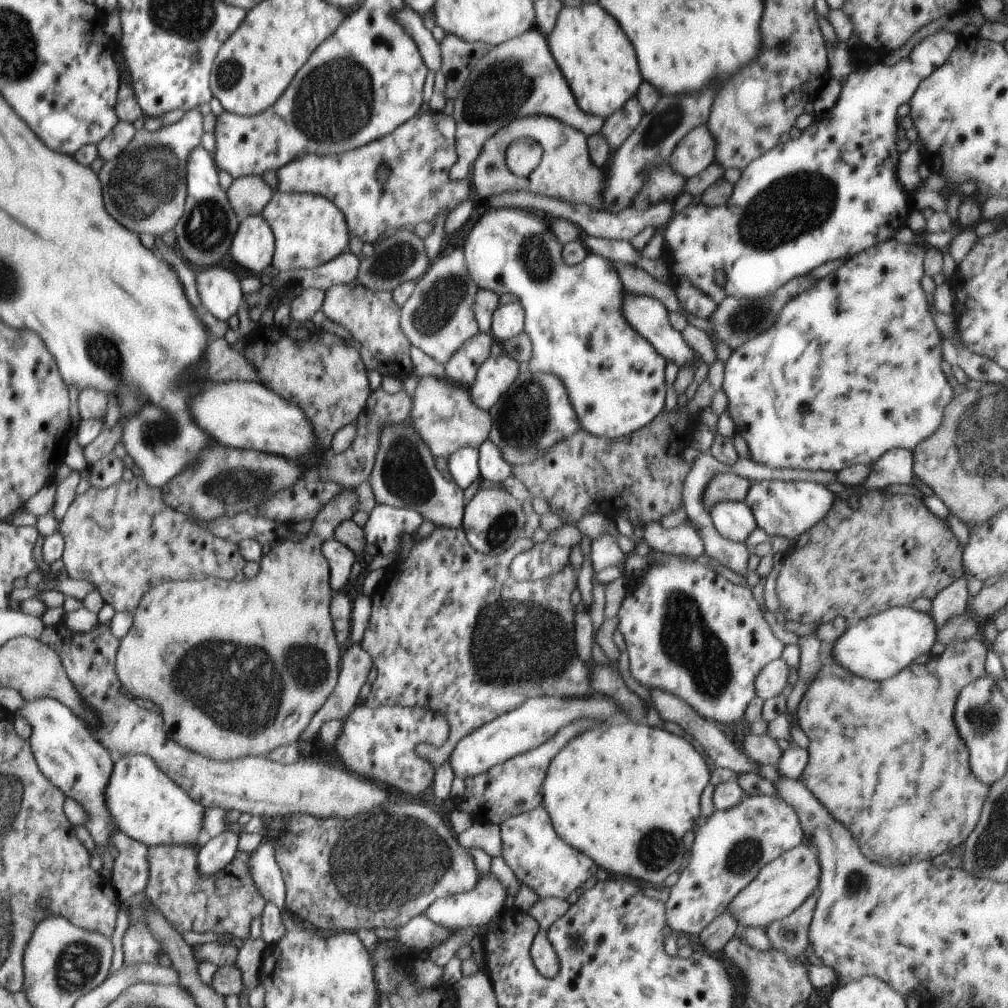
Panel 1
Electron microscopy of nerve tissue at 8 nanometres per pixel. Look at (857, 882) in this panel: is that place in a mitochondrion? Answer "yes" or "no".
yes

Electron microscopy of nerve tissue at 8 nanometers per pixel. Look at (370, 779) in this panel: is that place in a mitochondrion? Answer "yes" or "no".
no

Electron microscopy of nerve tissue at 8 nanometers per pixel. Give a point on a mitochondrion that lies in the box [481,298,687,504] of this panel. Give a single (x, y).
(522, 418)

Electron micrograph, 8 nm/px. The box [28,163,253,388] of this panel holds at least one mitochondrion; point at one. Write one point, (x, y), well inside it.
(208, 227)

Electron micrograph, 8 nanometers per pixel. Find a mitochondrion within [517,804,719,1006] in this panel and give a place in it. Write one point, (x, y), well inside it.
(657, 849)

